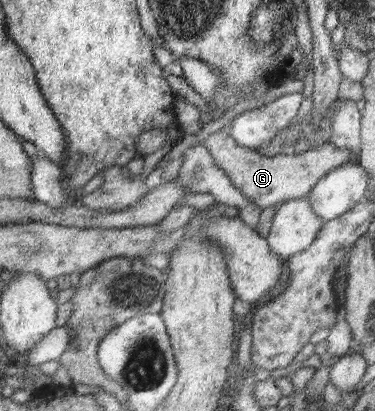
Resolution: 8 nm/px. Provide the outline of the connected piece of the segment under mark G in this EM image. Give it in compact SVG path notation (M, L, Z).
M226 131L212 133L206 137L200 144L204 145L213 156L215 162L220 165L225 173L231 176L232 184L243 192L256 206L264 210L275 204L281 204L284 201L306 198L310 191L316 186L316 183L331 170L346 163L356 162L353 158L353 152L350 149L341 149L334 146L330 142L322 143L316 146L310 146L303 153L295 154L293 152L284 155L266 156L255 150L250 150L242 146L238 146L230 134Z

